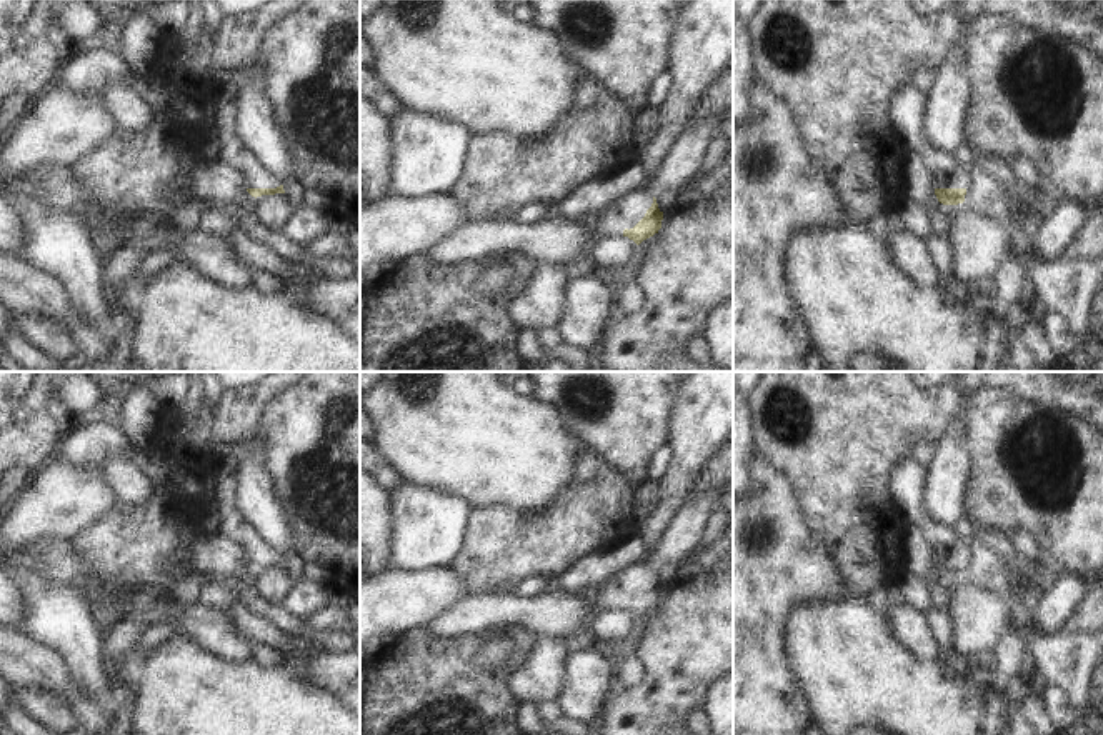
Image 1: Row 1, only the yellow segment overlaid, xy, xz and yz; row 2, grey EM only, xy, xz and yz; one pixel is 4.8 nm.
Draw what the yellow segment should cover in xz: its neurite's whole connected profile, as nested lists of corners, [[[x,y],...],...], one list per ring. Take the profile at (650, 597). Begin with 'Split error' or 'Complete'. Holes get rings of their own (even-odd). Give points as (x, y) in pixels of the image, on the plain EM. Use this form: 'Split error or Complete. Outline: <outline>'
Split error. Outline: [[[643,560],[631,563],[595,590],[586,592],[596,610],[628,610],[636,618],[661,602],[663,585]]]

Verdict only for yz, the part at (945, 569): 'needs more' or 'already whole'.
needs more

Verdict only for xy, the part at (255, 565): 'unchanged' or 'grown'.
grown

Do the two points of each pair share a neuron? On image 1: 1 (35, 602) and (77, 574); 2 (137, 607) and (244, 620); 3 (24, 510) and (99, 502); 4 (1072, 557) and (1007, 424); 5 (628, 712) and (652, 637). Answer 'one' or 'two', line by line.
1: two
2: two
3: one
4: one
5: one

